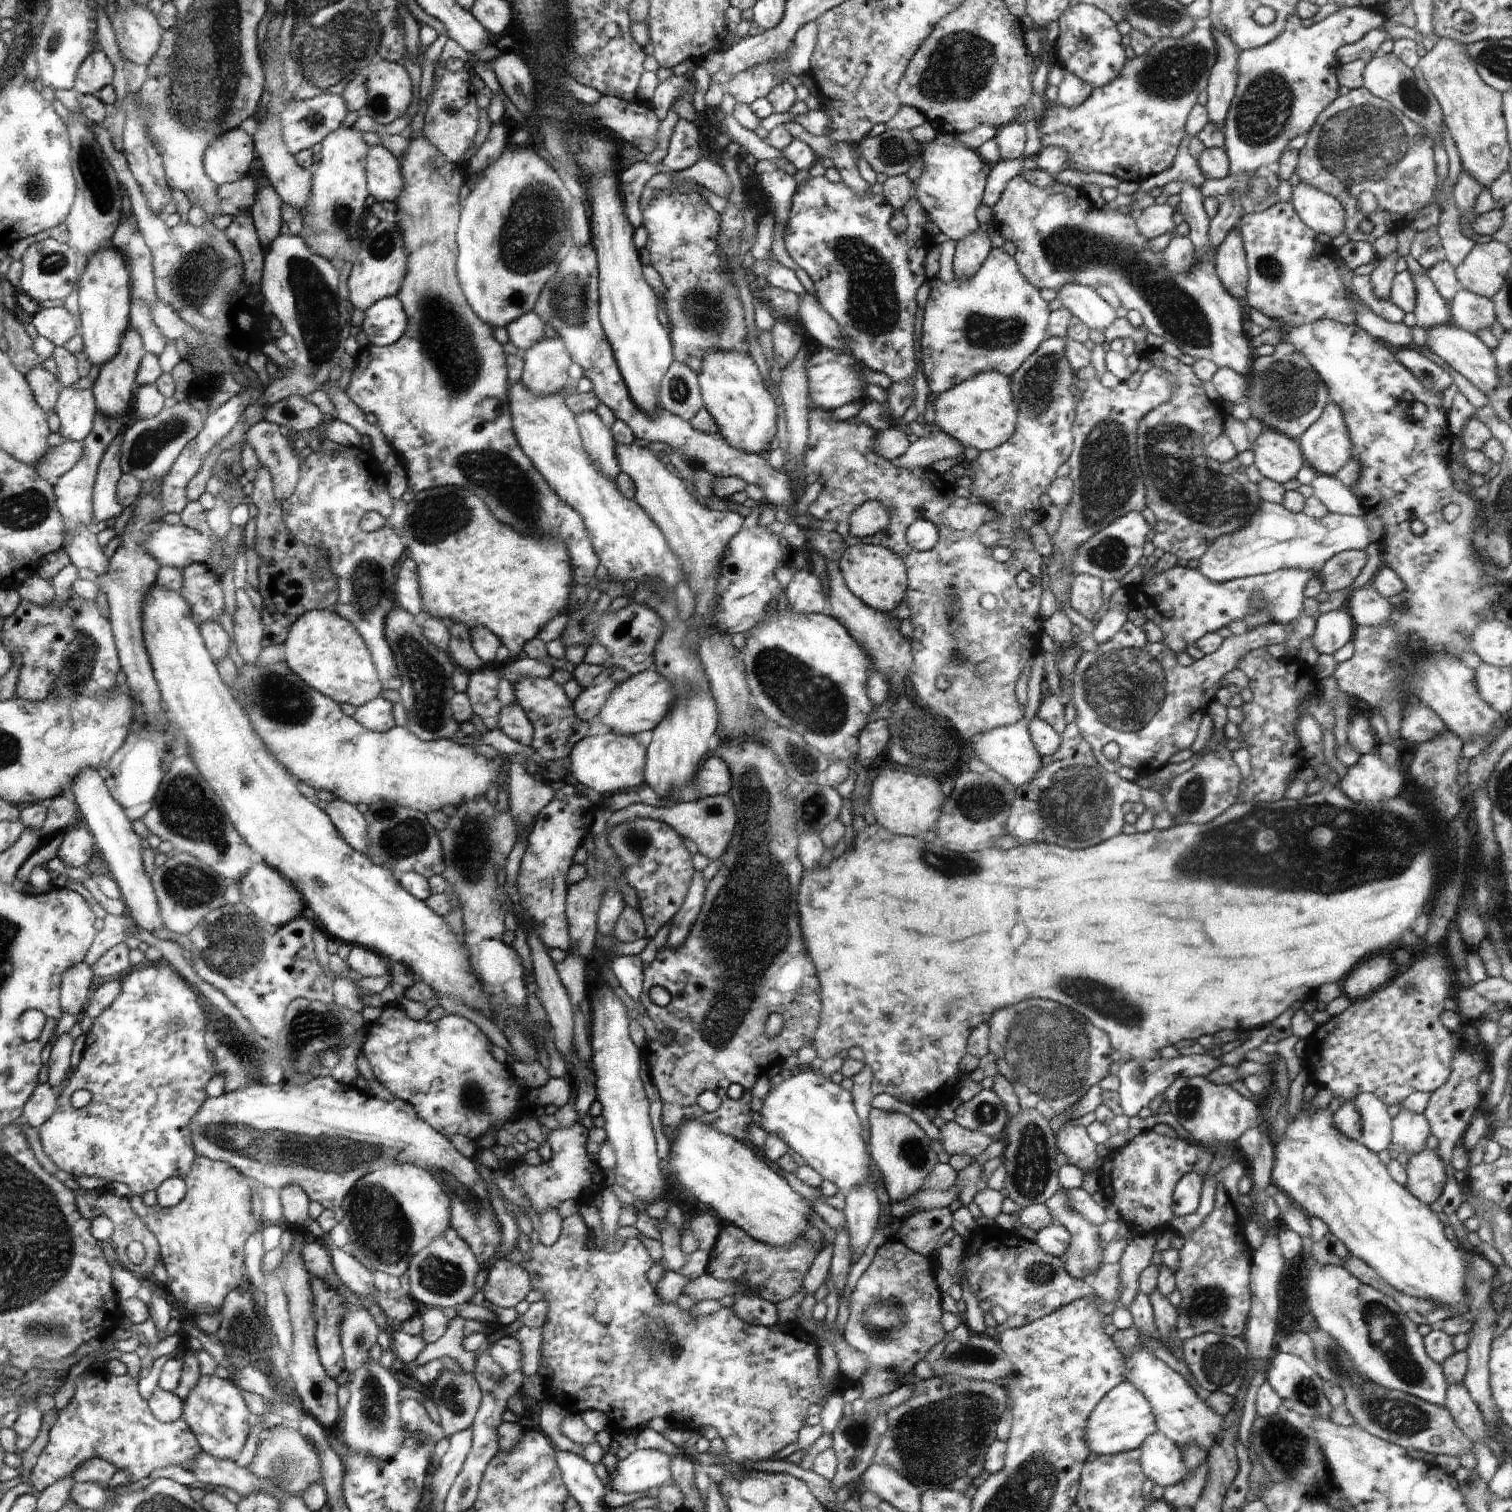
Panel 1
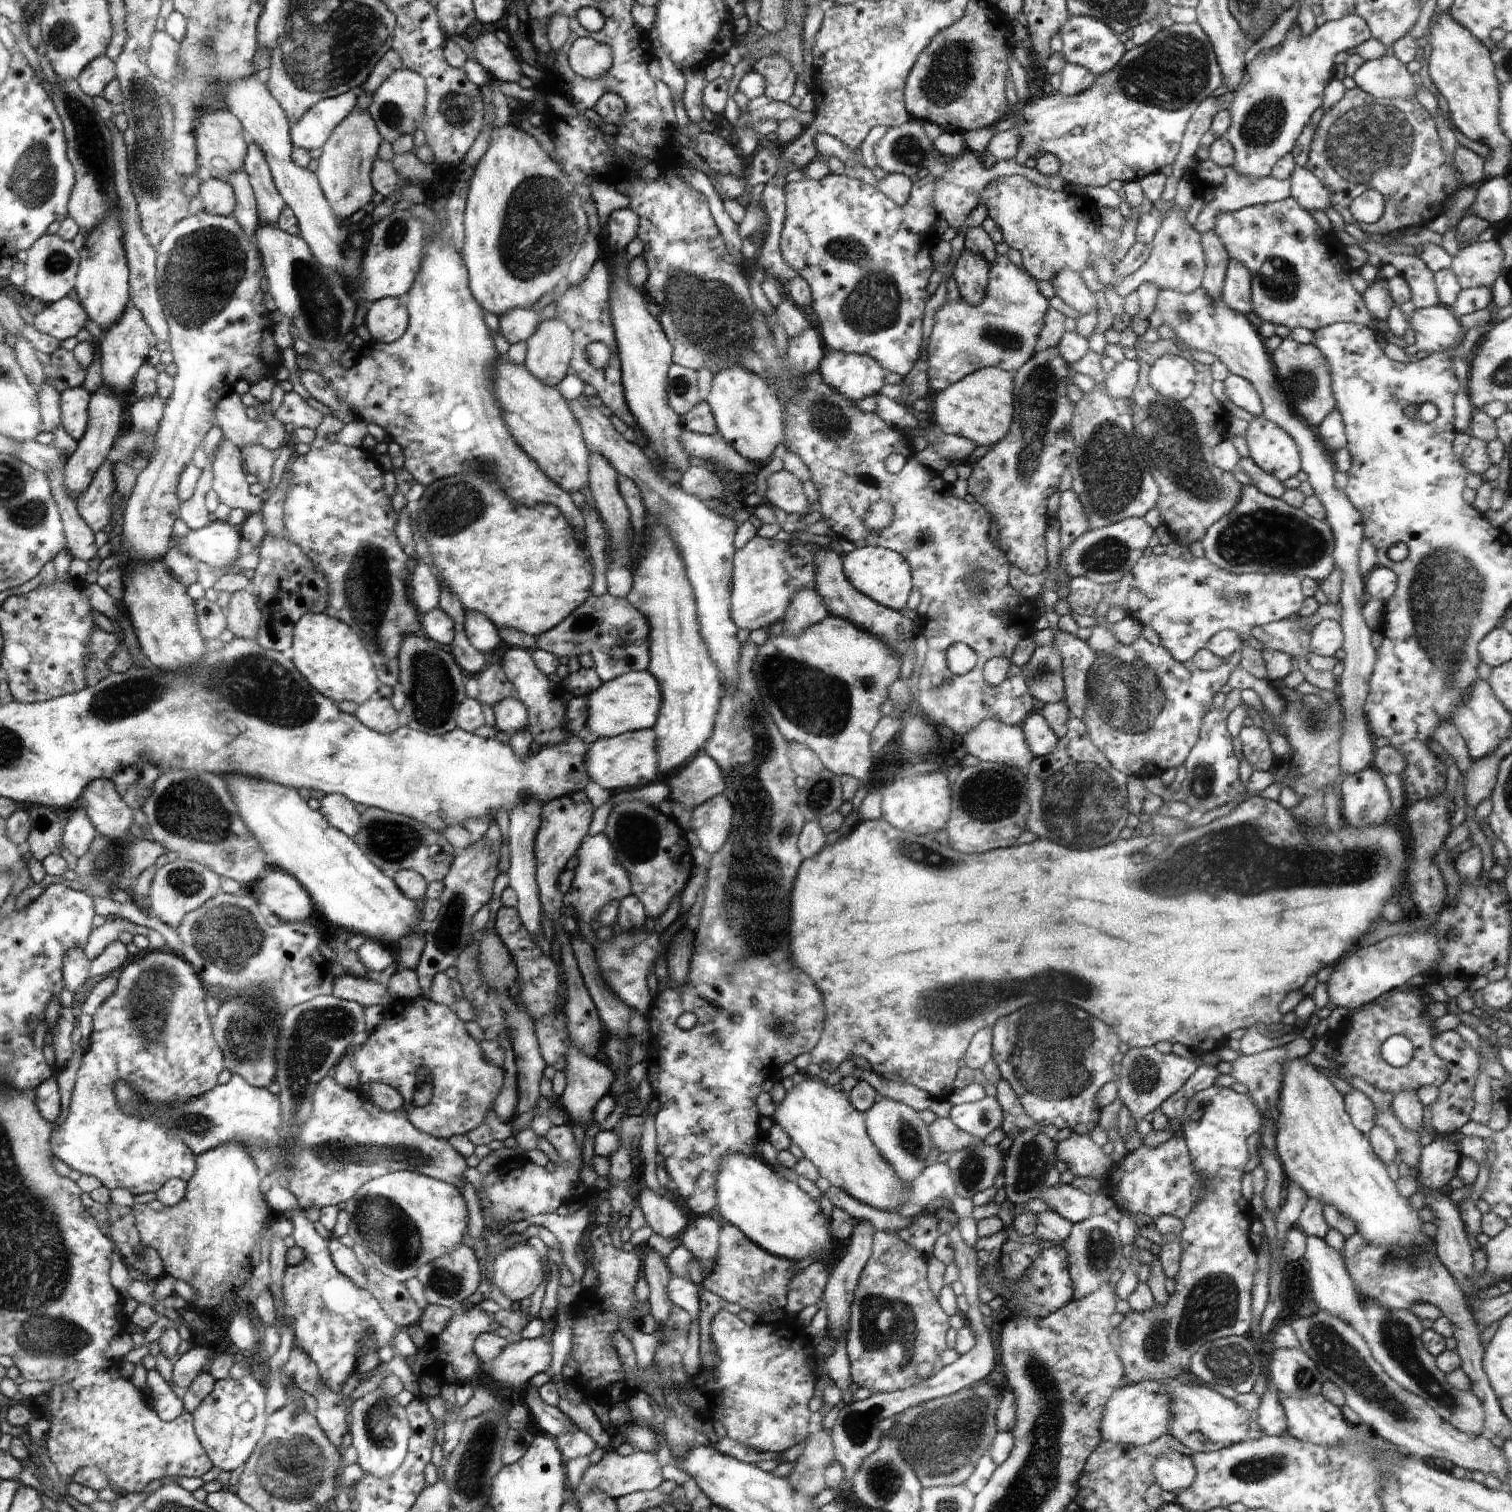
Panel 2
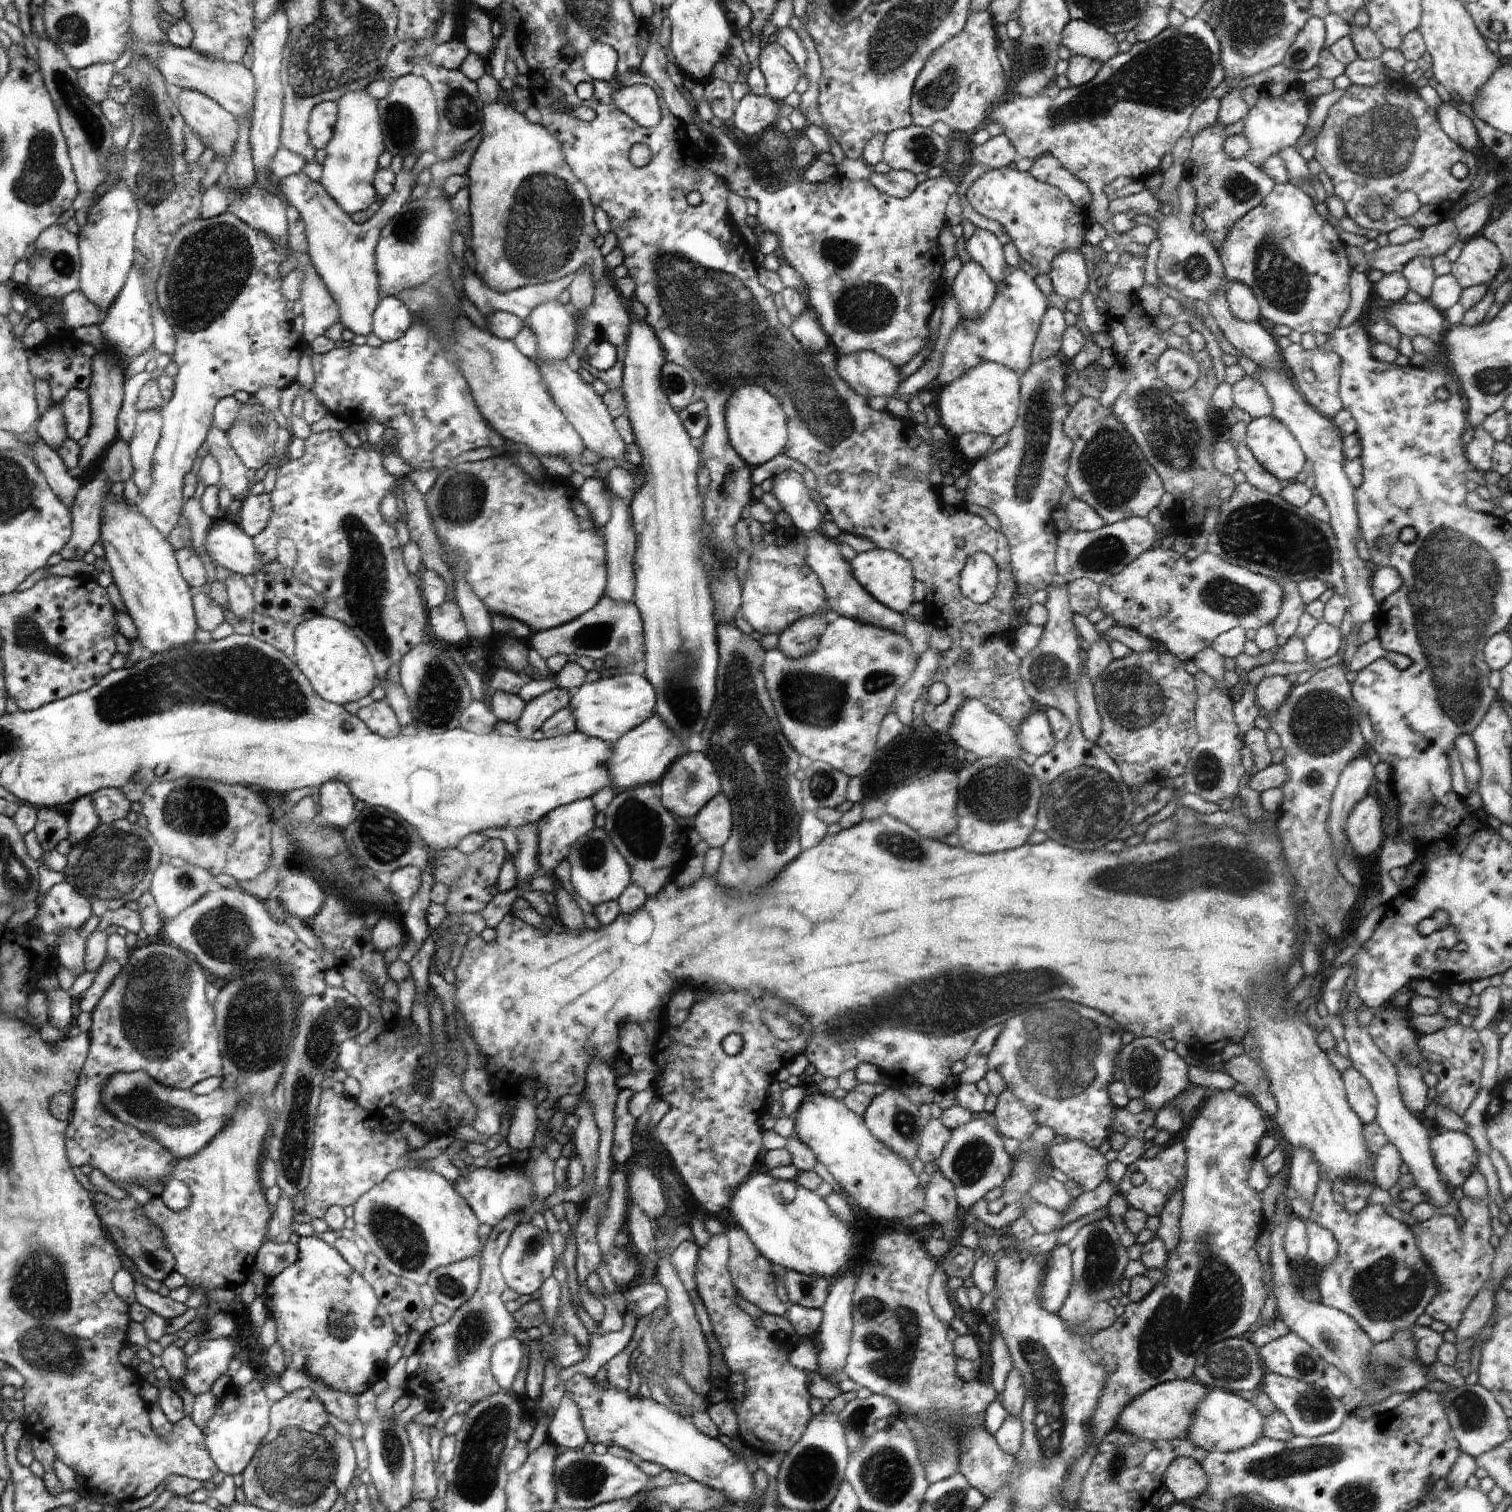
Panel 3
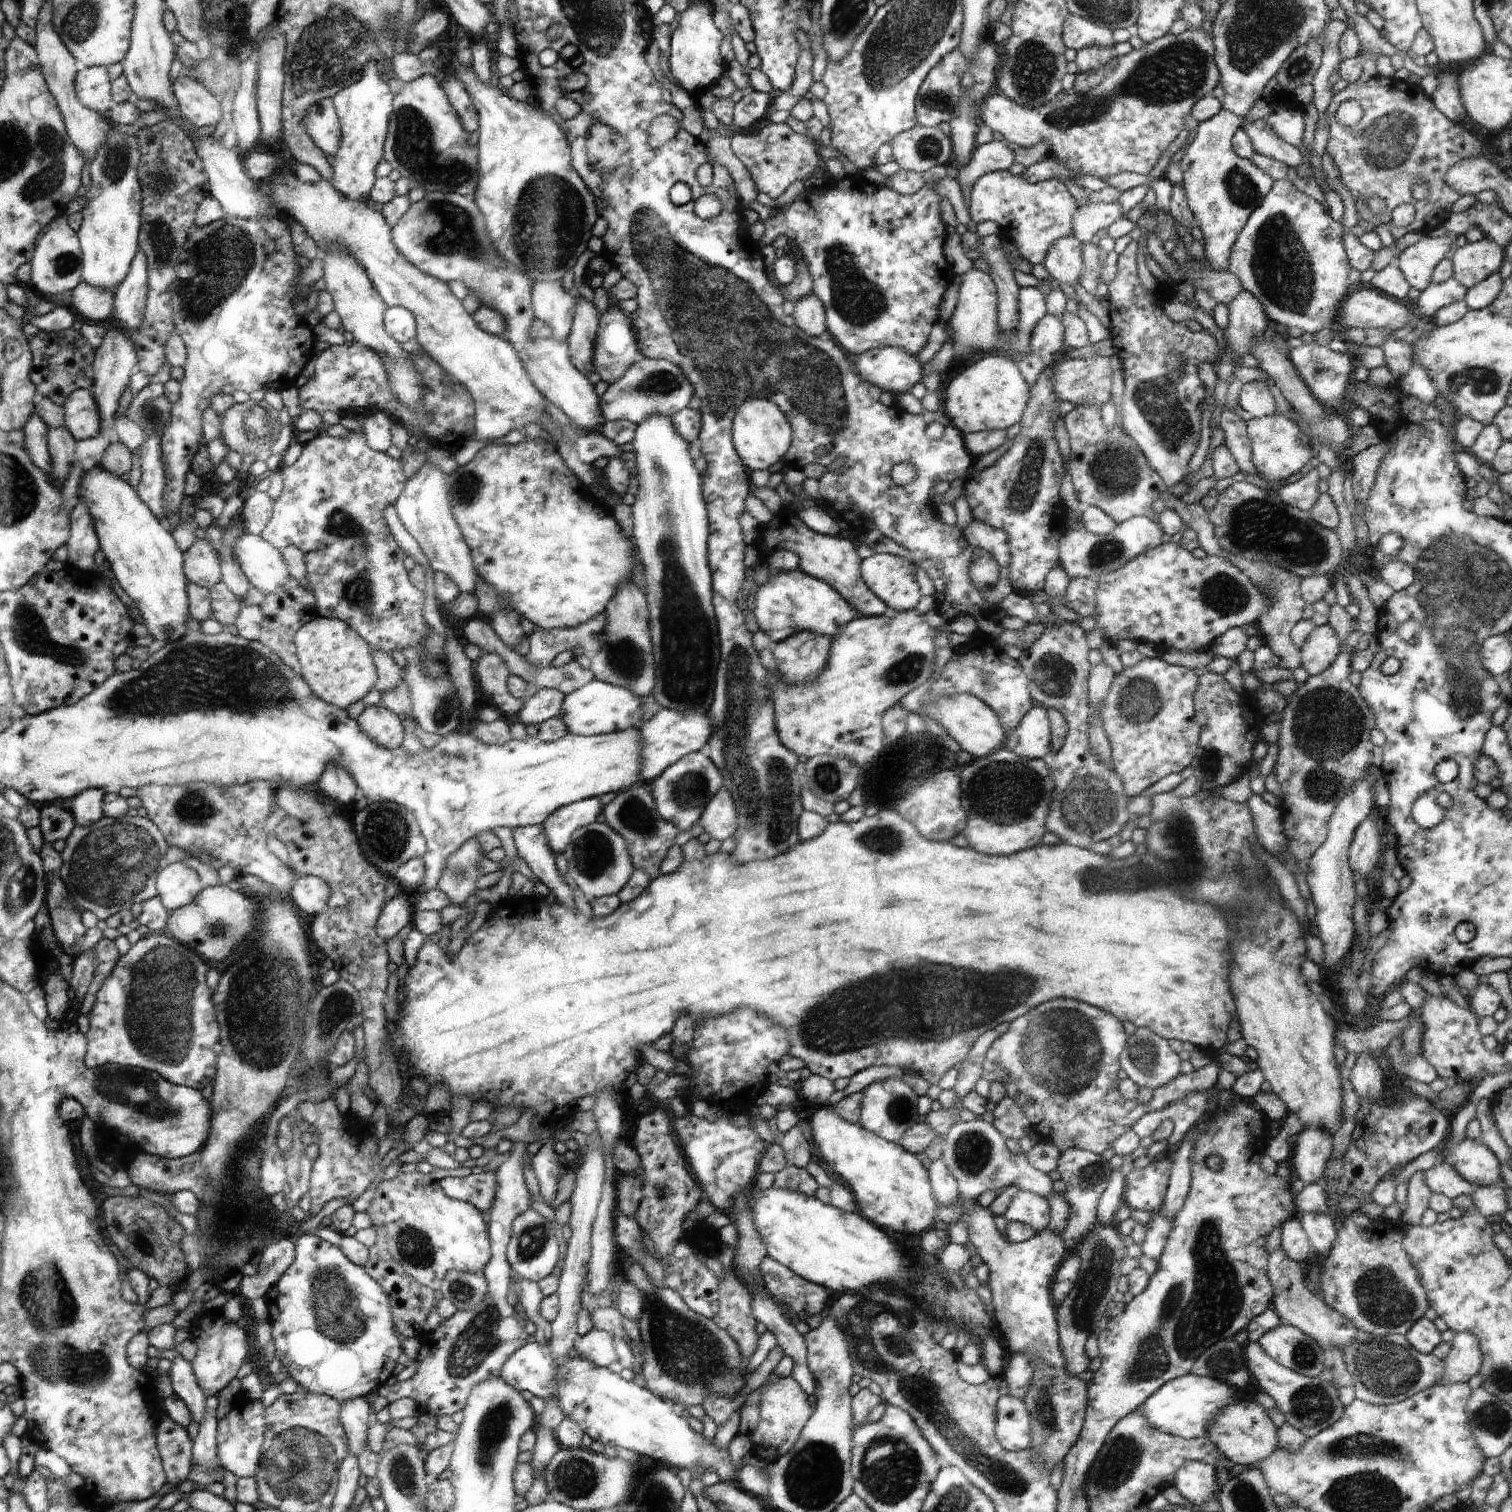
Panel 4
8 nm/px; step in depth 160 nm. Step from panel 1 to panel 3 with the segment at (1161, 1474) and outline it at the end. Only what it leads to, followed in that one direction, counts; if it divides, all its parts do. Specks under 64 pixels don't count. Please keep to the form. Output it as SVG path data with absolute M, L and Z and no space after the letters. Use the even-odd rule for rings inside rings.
M1185 1457L1170 1462L1170 1466L1164 1470L1162 1482L1178 1502L1196 1499L1208 1486L1206 1474L1200 1463Z

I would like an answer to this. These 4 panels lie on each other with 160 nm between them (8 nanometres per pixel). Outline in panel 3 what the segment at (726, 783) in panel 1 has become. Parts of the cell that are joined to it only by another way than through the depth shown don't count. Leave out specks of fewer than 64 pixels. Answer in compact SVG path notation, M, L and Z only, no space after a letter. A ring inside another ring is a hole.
M689 749L687 754L678 758L678 762L674 762L674 765L670 766L659 786L660 801L664 808L672 815L676 814L676 816L684 818L696 817L722 790L720 773L716 766L704 752L695 749Z

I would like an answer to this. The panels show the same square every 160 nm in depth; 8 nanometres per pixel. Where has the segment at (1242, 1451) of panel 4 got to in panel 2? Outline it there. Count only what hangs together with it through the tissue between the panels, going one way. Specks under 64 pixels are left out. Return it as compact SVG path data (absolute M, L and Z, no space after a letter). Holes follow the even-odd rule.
M1170 1379L1163 1383L1170 1396L1170 1422L1168 1435L1176 1438L1180 1444L1194 1453L1218 1451L1249 1439L1248 1428L1252 1414L1234 1400L1225 1398L1206 1385L1186 1384Z

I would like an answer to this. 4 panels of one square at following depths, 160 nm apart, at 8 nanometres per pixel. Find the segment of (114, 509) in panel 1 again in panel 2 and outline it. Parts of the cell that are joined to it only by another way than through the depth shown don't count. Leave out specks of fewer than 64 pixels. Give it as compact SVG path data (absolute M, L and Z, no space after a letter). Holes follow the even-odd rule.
M106 458L106 461L102 462L101 469L93 478L89 489L75 500L82 520L94 533L109 530L108 525L113 514L112 497L116 491L114 463L114 459Z

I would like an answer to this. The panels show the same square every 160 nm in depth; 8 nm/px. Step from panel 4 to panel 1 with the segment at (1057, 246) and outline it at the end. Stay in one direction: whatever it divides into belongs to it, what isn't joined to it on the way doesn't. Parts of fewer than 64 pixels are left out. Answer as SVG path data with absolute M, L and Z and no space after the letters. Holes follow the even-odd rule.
M1070 283L1058 289L1057 296L1075 321L1085 323L1089 330L1104 331L1116 319L1115 309L1091 286Z

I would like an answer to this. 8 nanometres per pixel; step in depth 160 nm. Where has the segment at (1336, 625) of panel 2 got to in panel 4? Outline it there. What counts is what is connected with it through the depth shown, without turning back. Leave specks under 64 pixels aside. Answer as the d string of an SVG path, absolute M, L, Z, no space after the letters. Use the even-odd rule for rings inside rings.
M1328 624L1316 625L1299 648L1301 667L1309 676L1320 674L1338 657L1341 644L1338 634Z

